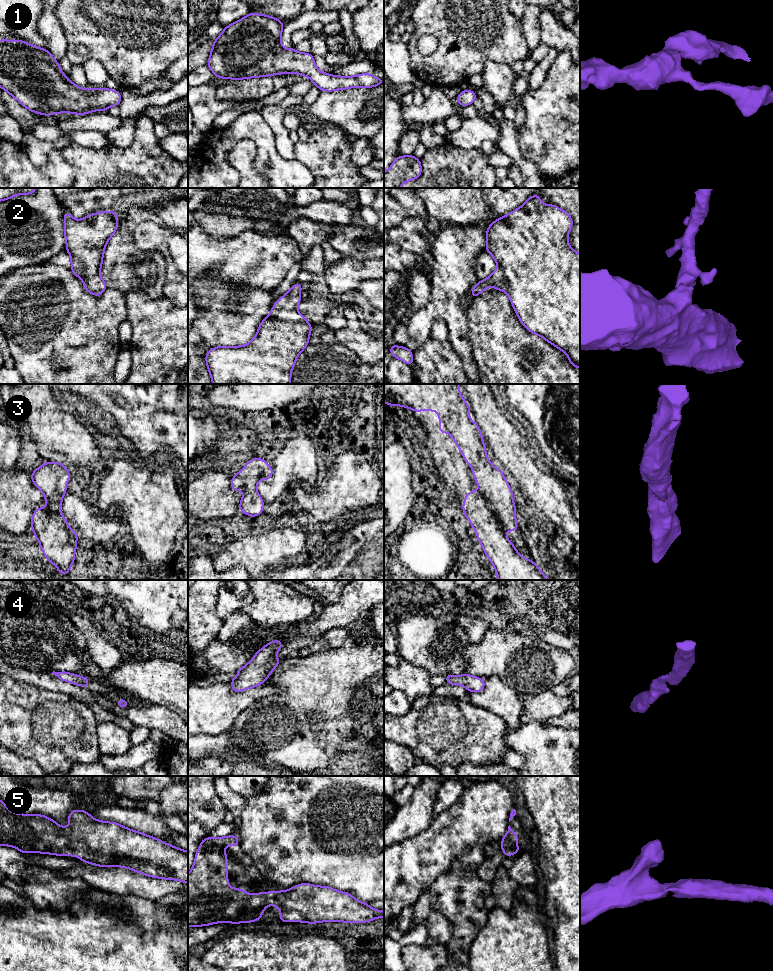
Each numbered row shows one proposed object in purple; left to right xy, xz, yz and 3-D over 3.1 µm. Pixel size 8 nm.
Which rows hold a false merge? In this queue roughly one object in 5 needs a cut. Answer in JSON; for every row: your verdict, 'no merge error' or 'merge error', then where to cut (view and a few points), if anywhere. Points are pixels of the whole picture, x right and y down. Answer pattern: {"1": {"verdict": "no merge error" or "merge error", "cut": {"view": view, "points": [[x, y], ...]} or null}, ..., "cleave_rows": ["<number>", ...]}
{"1": {"verdict": "no merge error", "cut": null}, "2": {"verdict": "no merge error", "cut": null}, "3": {"verdict": "no merge error", "cut": null}, "4": {"verdict": "no merge error", "cut": null}, "5": {"verdict": "no merge error", "cut": null}, "cleave_rows": []}

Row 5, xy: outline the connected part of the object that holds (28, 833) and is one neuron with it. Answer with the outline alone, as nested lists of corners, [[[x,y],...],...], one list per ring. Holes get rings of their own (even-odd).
[[[0,800],[0,845],[14,847],[24,854],[37,852],[57,856],[80,857],[82,862],[100,867],[118,866],[149,877],[188,883],[188,851],[174,847],[155,837],[126,828],[116,822],[96,820],[85,810],[72,810],[67,821],[72,823],[70,827],[62,827],[53,819],[41,814],[14,813]]]

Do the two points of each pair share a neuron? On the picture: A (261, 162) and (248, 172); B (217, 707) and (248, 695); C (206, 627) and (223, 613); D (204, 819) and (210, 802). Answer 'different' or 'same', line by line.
A: different
B: same
C: different
D: same

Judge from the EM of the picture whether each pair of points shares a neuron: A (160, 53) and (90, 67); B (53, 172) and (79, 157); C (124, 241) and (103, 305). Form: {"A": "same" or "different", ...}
{"A": "different", "B": "different", "C": "different"}

